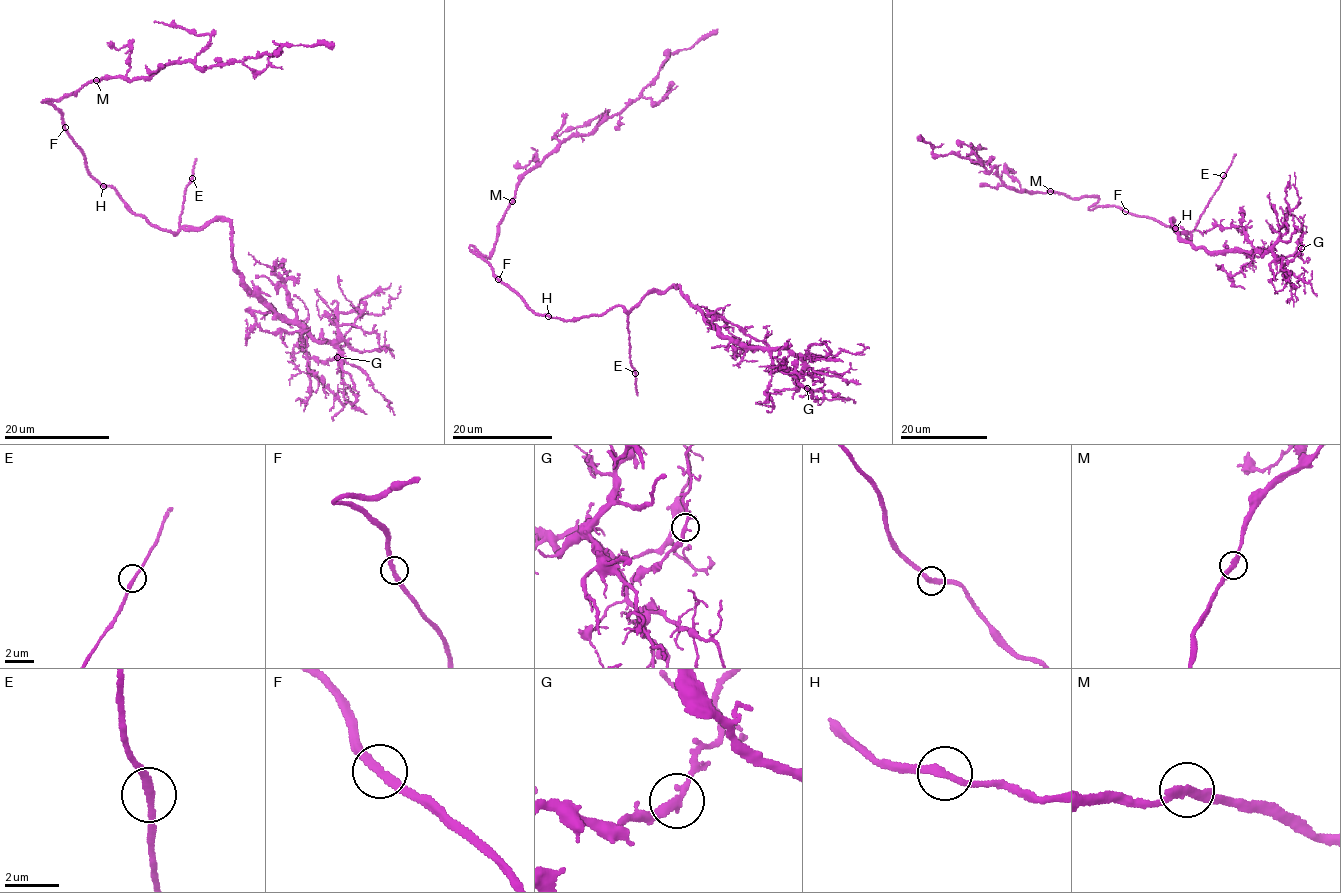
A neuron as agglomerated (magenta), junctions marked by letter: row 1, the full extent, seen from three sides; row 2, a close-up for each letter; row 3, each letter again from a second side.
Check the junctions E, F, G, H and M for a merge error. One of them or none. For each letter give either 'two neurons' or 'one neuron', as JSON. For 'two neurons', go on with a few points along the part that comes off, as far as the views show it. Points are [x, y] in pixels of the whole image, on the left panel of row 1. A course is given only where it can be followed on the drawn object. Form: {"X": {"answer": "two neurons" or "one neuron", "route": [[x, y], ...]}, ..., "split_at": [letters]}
{"E": {"answer": "one neuron"}, "F": {"answer": "one neuron"}, "G": {"answer": "one neuron"}, "H": {"answer": "one neuron"}, "M": {"answer": "one neuron"}, "split_at": []}

